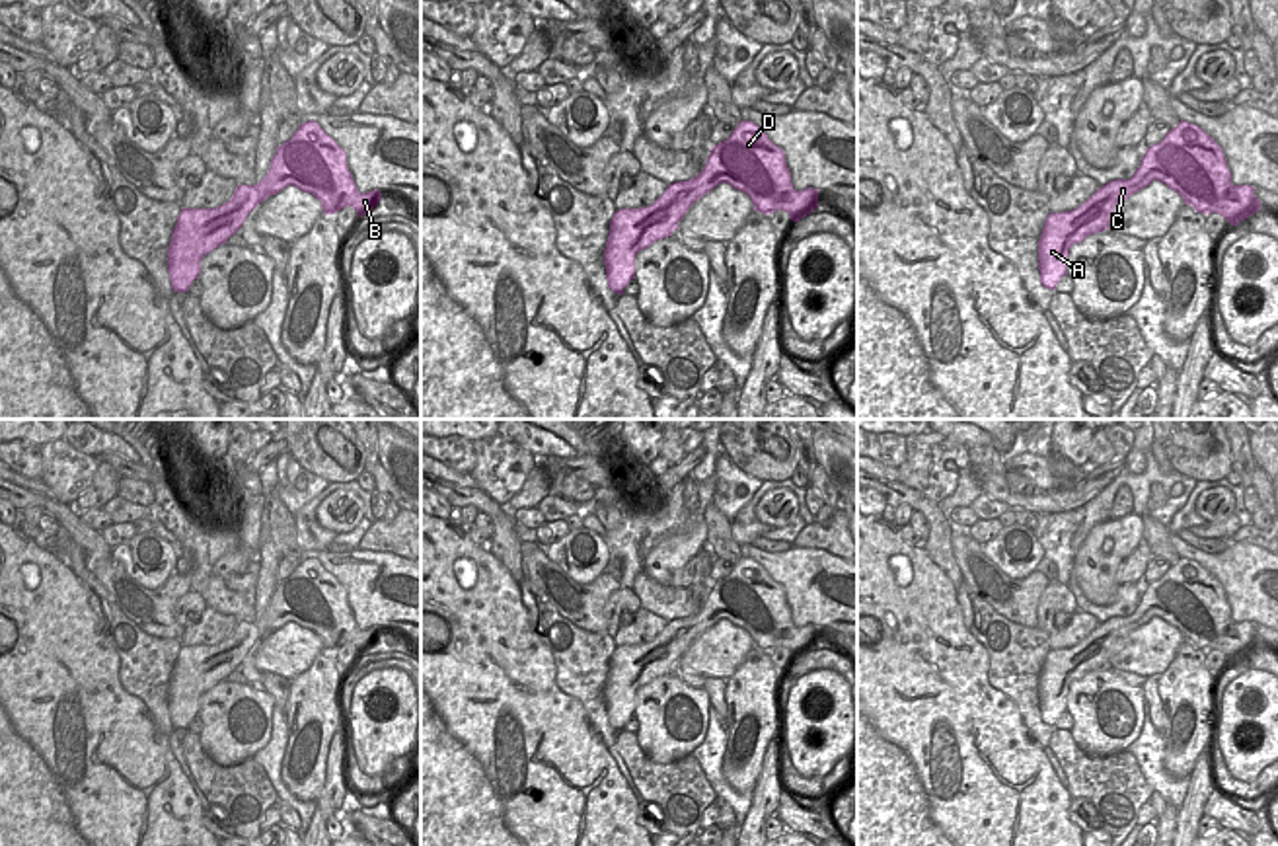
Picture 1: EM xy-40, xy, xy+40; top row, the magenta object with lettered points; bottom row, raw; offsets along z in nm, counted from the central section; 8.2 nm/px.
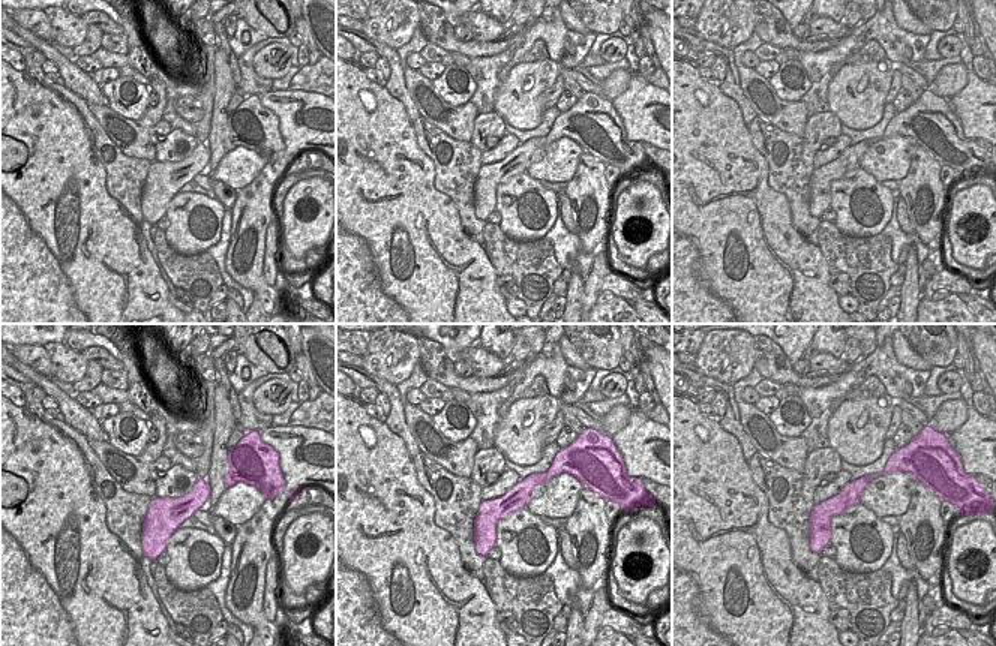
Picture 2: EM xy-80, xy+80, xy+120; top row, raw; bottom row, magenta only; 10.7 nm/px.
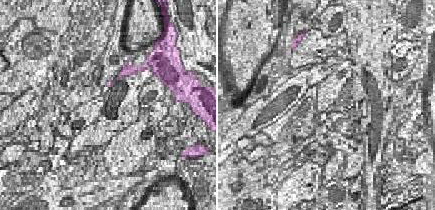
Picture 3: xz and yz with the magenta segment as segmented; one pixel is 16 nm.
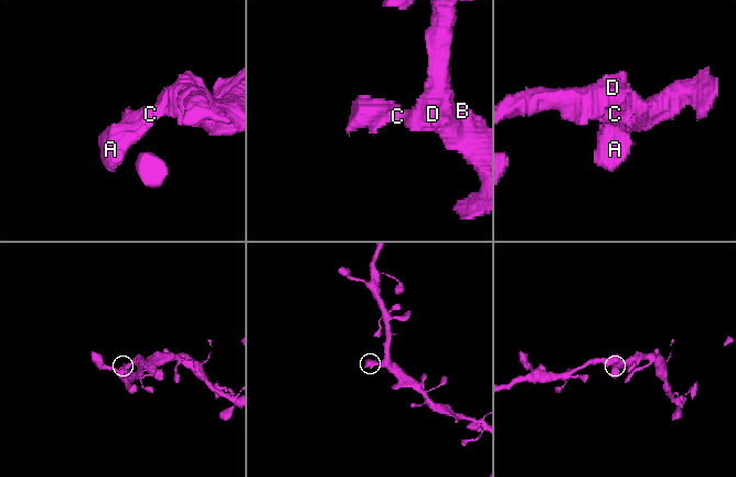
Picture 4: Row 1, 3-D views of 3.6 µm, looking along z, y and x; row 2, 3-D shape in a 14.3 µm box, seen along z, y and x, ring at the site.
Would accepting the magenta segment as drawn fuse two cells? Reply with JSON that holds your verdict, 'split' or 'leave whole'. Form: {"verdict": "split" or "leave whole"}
{"verdict": "leave whole"}

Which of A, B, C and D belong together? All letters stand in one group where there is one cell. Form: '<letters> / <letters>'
A B C D

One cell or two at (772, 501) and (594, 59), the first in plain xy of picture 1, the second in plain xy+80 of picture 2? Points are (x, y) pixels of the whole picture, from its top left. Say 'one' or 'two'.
two

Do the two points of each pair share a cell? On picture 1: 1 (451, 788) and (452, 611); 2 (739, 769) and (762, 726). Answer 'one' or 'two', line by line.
1: one
2: one

